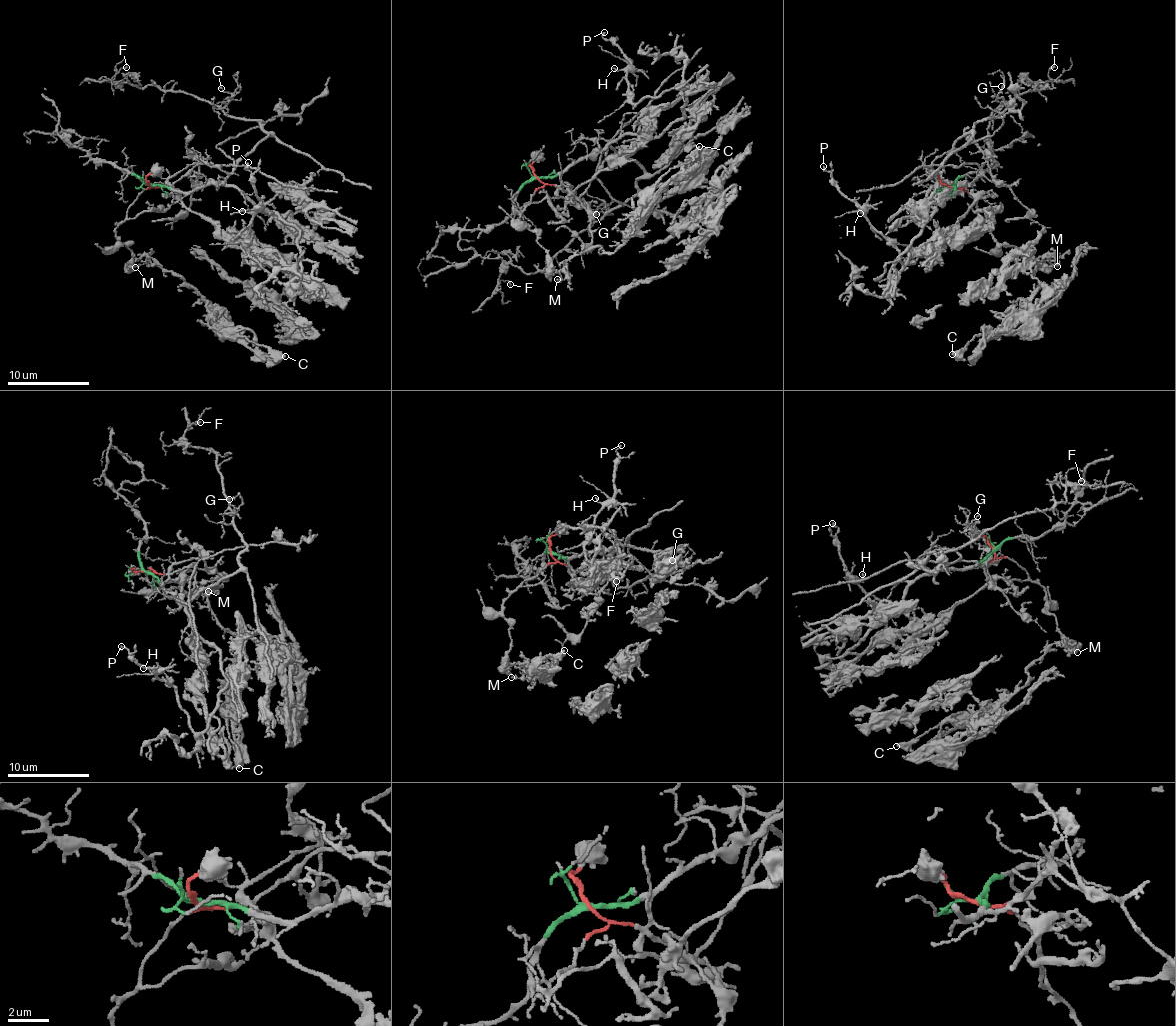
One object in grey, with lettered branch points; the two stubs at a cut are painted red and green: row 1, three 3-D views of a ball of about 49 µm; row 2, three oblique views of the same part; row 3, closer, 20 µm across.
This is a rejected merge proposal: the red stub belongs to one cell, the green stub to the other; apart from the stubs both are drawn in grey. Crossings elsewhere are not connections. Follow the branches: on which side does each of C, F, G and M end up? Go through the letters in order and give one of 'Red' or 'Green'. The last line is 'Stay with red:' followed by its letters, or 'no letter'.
C: Red
F: Green
G: Green
M: Red
Stay with red: C, M

